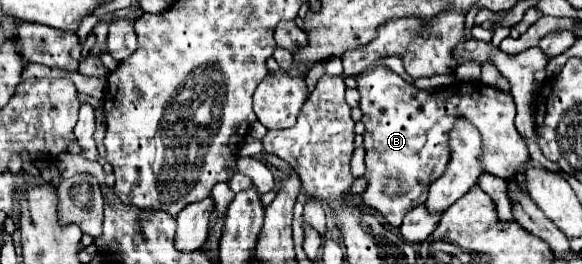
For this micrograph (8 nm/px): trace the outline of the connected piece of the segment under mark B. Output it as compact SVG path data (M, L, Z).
M379 65L375 71L367 75L357 77L359 93L361 93L361 121L365 123L365 133L363 133L363 149L365 149L365 179L367 179L367 189L361 193L363 205L379 211L387 225L399 227L405 213L411 211L417 205L423 205L427 199L429 185L439 179L447 163L451 159L451 149L449 149L449 131L453 129L453 123L457 117L469 119L477 131L481 133L483 139L483 157L481 165L487 173L509 179L515 175L515 169L529 159L529 151L525 141L515 129L515 103L509 93L503 93L499 89L487 87L481 81L459 81L455 87L447 87L441 91L421 91L413 83L405 81L403 77L395 75L389 71L385 65Z

